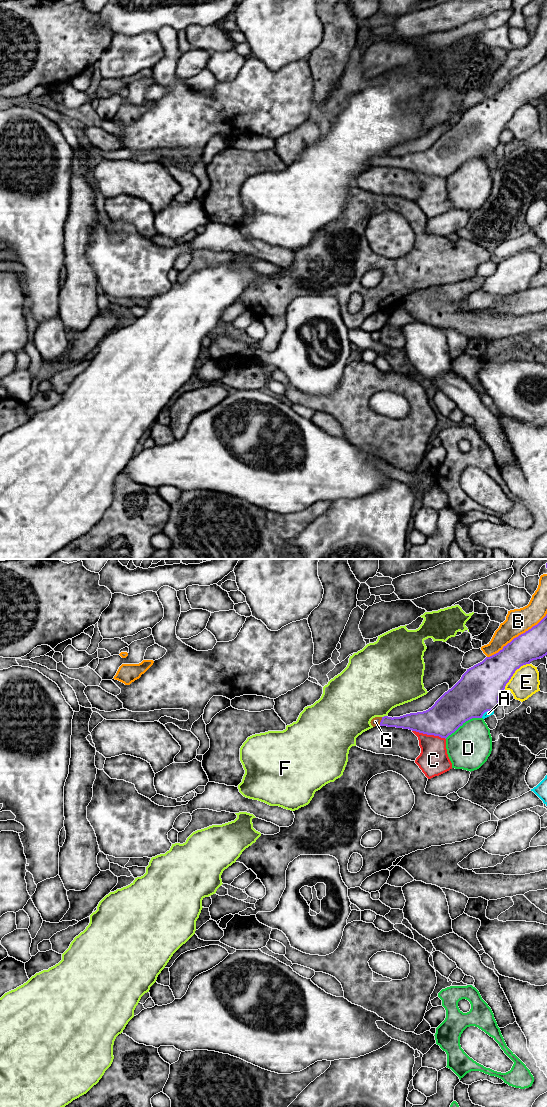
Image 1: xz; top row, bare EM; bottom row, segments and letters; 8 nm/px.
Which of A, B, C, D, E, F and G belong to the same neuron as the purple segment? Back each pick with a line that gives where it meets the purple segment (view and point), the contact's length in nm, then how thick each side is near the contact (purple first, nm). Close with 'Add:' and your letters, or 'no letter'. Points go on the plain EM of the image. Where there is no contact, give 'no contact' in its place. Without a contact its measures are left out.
G: meets purple in xz at (381, 161); contact 80 nm long; 140 nm thick on the purple side, 70 nm on the other
Add: G

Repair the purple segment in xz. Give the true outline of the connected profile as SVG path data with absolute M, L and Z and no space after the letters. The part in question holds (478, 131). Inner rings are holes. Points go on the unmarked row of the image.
M547 54L531 69L514 78L498 93L486 97L482 102L467 109L461 119L435 144L426 151L410 153L400 157L375 157L371 165L409 169L419 173L447 178L466 161L482 158L487 151L494 151L499 145L499 137L513 114L521 106L547 95Z

